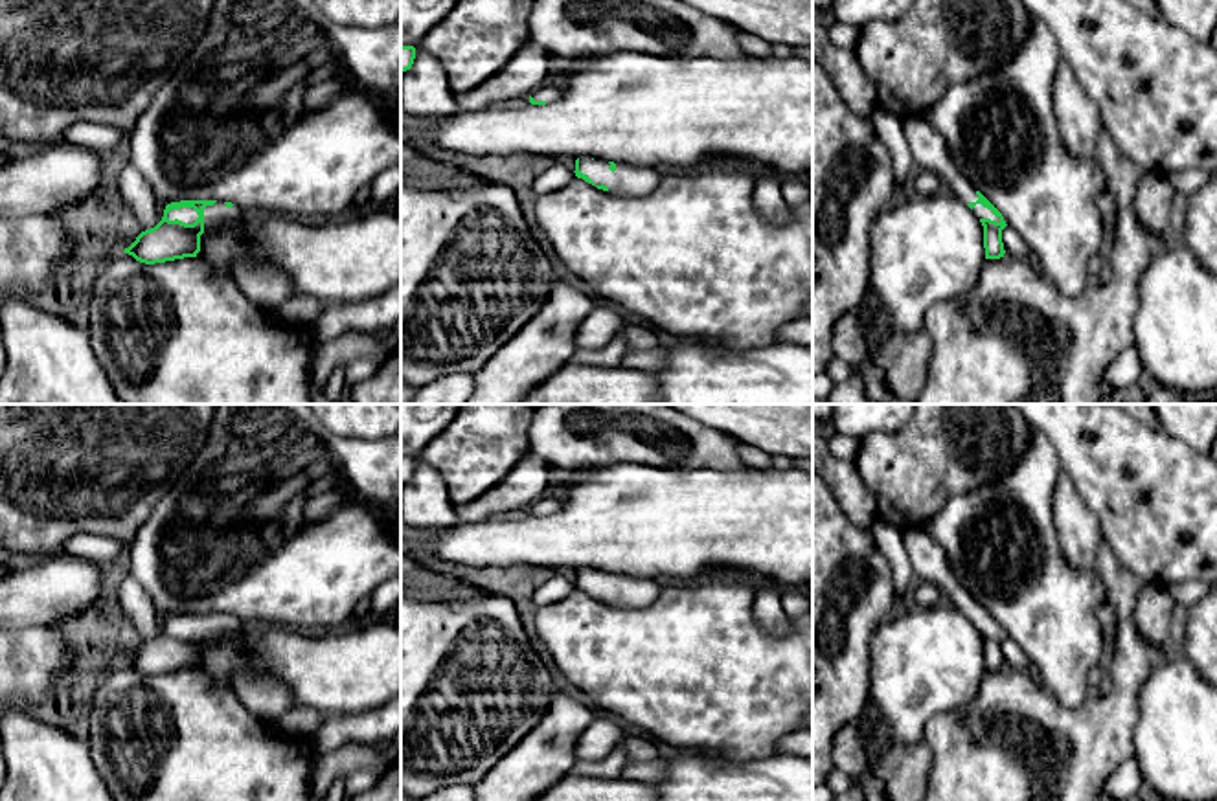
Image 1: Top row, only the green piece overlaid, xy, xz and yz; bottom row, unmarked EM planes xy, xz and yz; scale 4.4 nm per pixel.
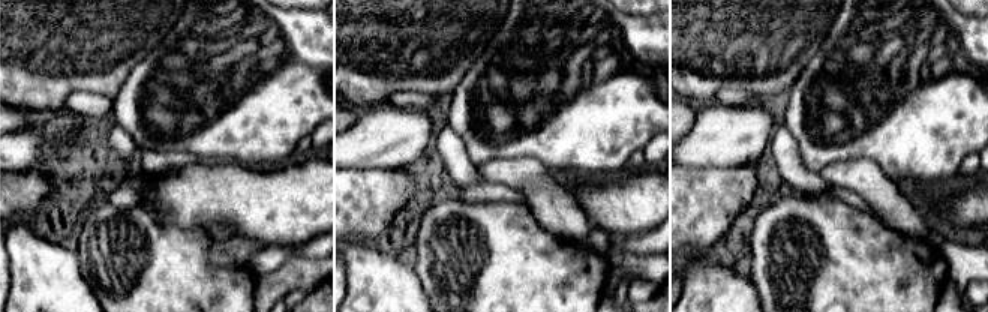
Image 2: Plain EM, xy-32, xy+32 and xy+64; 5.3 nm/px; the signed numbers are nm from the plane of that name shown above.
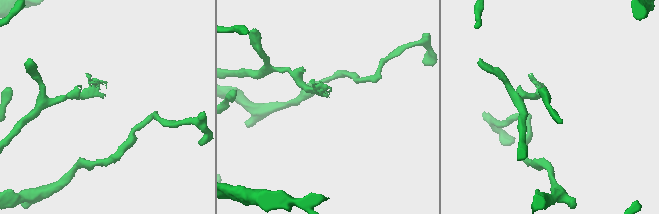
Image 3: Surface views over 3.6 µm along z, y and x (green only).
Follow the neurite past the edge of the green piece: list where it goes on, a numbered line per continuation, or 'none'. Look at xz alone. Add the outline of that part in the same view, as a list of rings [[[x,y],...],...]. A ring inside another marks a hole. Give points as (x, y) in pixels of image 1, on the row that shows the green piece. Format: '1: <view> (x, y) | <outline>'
1: xz (550, 90) | [[[557,81],[544,83],[539,90],[531,94],[535,101],[552,103],[561,97],[561,85]]]

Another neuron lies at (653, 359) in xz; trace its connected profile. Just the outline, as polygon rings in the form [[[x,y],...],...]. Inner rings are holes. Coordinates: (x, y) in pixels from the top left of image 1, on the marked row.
[[[669,342],[653,349],[627,349],[621,366],[656,373],[664,366],[667,351]]]

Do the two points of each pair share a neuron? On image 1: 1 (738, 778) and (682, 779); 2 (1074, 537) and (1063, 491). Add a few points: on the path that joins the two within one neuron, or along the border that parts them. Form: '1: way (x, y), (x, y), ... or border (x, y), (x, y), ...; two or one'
1: way (725, 779), (695, 779); one
2: way (1074, 526), (1067, 502); one

